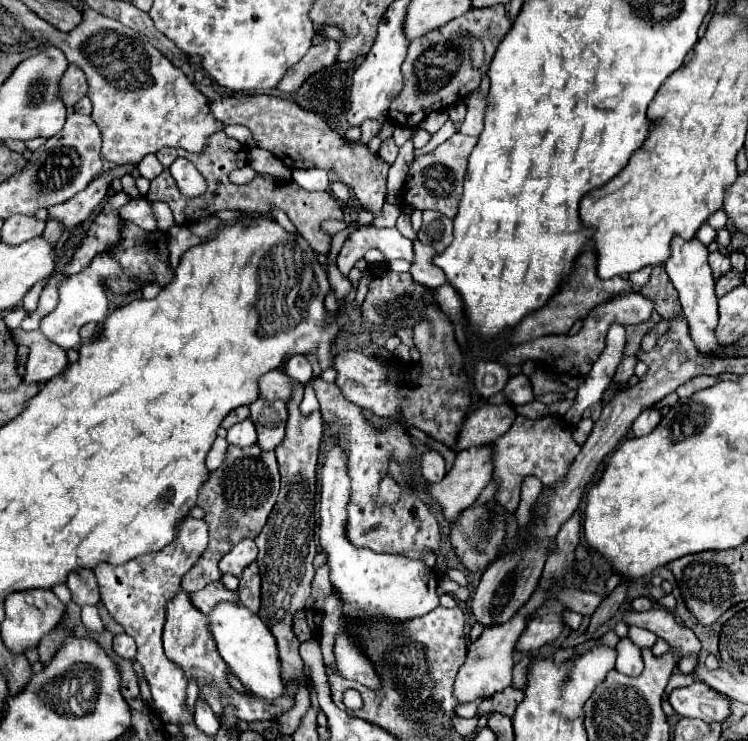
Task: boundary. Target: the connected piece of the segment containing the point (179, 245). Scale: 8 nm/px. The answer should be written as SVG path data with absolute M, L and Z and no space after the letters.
M174 225L170 231L168 231L168 249L170 249L170 265L176 267L180 257L184 255L184 251L188 251L190 247L194 245L200 245L202 239L192 235L192 231L186 227L186 225Z

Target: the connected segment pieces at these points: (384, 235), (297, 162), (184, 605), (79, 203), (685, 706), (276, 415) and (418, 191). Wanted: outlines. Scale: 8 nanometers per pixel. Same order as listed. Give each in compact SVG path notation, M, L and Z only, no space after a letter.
M368 225L350 233L338 257L338 269L348 277L354 263L362 259L368 249L384 251L386 259L408 259L410 263L414 259L412 241L400 235L398 229L380 229L380 227Z
M234 95L222 97L220 101L210 103L210 109L218 121L224 125L238 123L246 125L254 139L258 141L260 149L270 151L276 155L286 167L296 169L326 169L334 171L342 183L346 183L360 205L370 209L374 215L380 213L386 195L386 173L390 169L378 155L372 155L366 145L360 143L346 143L336 131L332 131L326 121L296 105L294 101L276 97L276 95Z
M180 591L168 603L162 643L164 643L166 657L184 671L188 681L194 679L198 683L200 699L204 699L212 707L216 719L222 719L224 711L228 707L232 707L232 709L236 709L234 715L240 721L250 721L250 723L252 721L276 721L284 711L288 711L294 705L294 697L288 691L284 691L284 695L274 699L274 701L266 701L266 699L262 699L258 695L244 695L244 693L240 693L240 691L230 687L230 683L228 683L228 667L222 661L222 657L218 655L216 645L214 645L214 641L210 637L210 631L208 631L208 625L206 625L206 615L202 615L192 605L188 593L184 593L184 591Z
M122 165L122 167L114 167L106 173L102 173L98 179L94 179L82 193L74 195L70 201L50 207L48 217L60 221L64 225L64 231L74 229L76 225L84 223L92 215L92 211L96 211L96 207L104 201L110 181L116 177L122 177L126 173L132 173L132 169L134 169L134 165Z
M700 681L690 687L674 689L668 701L678 715L696 717L704 723L724 723L732 715L730 699Z
M258 399L248 405L250 421L258 433L258 445L266 451L272 451L284 439L284 427L288 419L284 401L266 401Z
M454 133L448 141L444 141L440 147L436 147L432 153L416 157L414 163L410 165L410 171L404 181L406 205L412 209L418 209L418 211L434 209L452 219L458 211L458 203L462 197L466 161L468 161L468 155L472 153L472 147L476 145L476 141L478 141L476 137Z

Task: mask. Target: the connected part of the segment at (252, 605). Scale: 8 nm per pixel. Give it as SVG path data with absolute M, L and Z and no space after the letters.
M250 563L242 577L238 587L238 597L244 607L248 607L252 613L258 613L260 609L260 571L256 563Z

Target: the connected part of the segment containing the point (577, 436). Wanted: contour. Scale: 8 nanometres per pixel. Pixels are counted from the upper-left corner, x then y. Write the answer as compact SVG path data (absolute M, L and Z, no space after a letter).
M590 419L580 421L580 423L576 425L576 429L574 429L574 441L576 441L578 445L582 445L582 443L588 439L588 435L590 435L590 431L592 431L592 425L594 425L594 421L590 421Z

